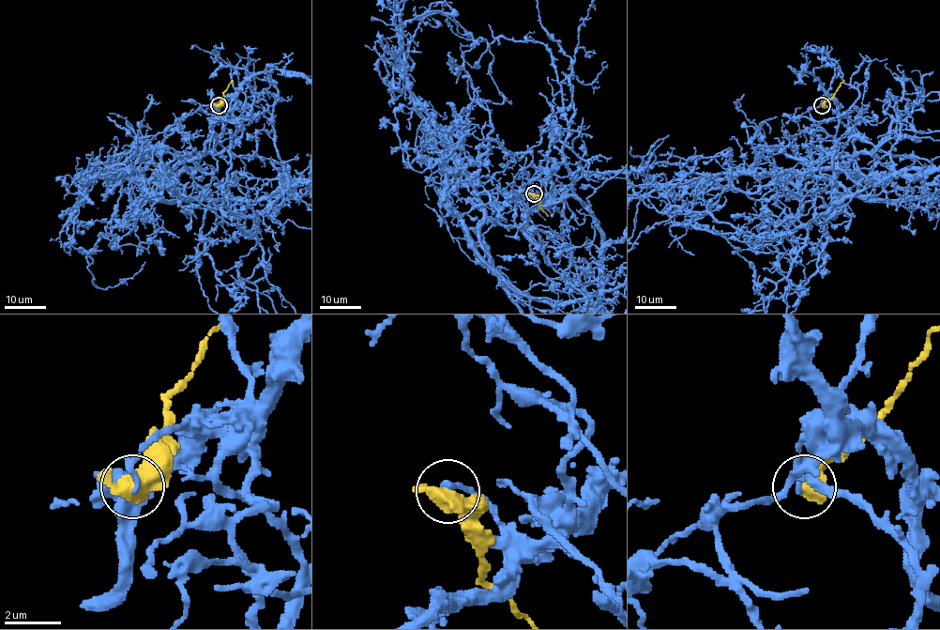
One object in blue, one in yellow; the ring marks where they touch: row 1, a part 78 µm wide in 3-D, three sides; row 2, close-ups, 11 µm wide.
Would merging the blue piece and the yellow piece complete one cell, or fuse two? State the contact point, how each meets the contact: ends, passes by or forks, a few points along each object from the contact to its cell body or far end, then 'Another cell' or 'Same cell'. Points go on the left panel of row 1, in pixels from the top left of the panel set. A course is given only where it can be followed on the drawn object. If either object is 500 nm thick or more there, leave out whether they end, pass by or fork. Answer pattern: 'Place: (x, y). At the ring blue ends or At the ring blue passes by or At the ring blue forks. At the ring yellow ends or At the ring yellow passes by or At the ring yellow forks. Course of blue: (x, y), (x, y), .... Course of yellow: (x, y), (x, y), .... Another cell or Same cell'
Place: (219, 105). Course of blue: (219, 105), (210, 134), (234, 156), (286, 160), (269, 154), (250, 193), (265, 250), (237, 235), (164, 100). Course of yellow: (219, 105), (233, 80). Another cell

